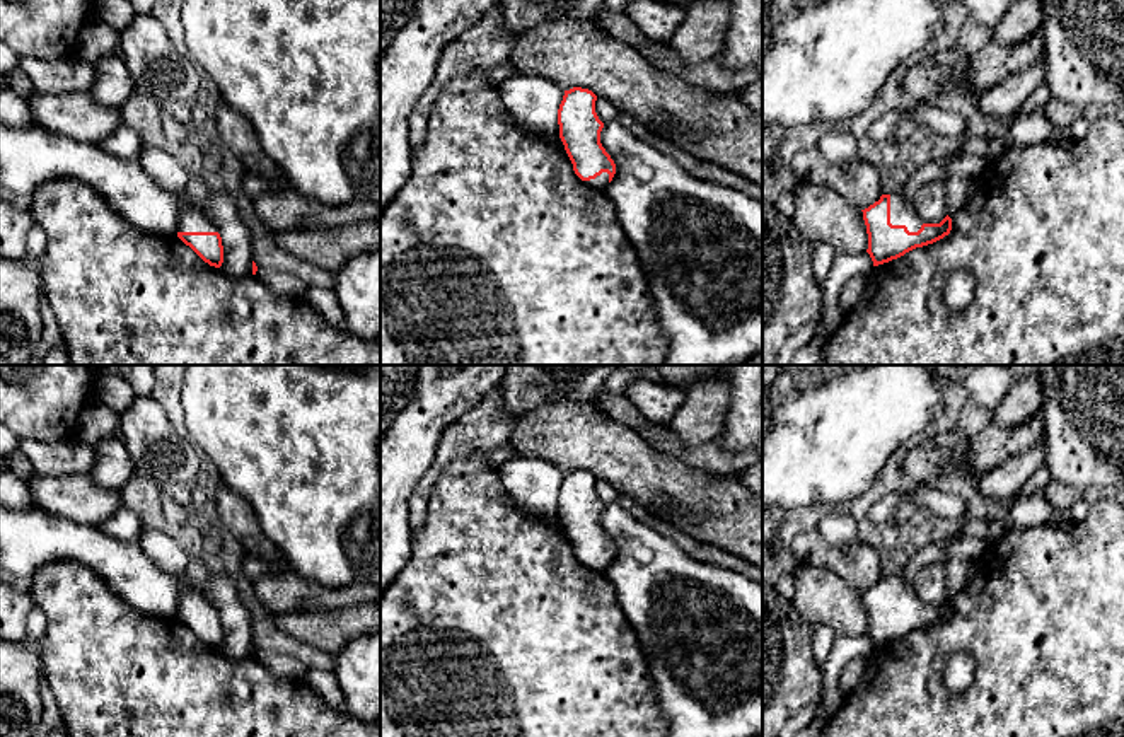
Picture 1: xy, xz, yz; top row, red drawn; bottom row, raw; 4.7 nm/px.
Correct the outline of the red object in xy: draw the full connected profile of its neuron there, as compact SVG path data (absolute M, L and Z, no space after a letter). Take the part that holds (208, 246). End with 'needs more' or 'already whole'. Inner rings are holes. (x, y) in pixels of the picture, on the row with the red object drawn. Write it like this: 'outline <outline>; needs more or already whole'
outline M194 206L183 208L177 237L189 246L205 263L220 268L223 246L217 225Z; needs more

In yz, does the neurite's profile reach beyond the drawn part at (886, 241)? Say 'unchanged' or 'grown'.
grown

